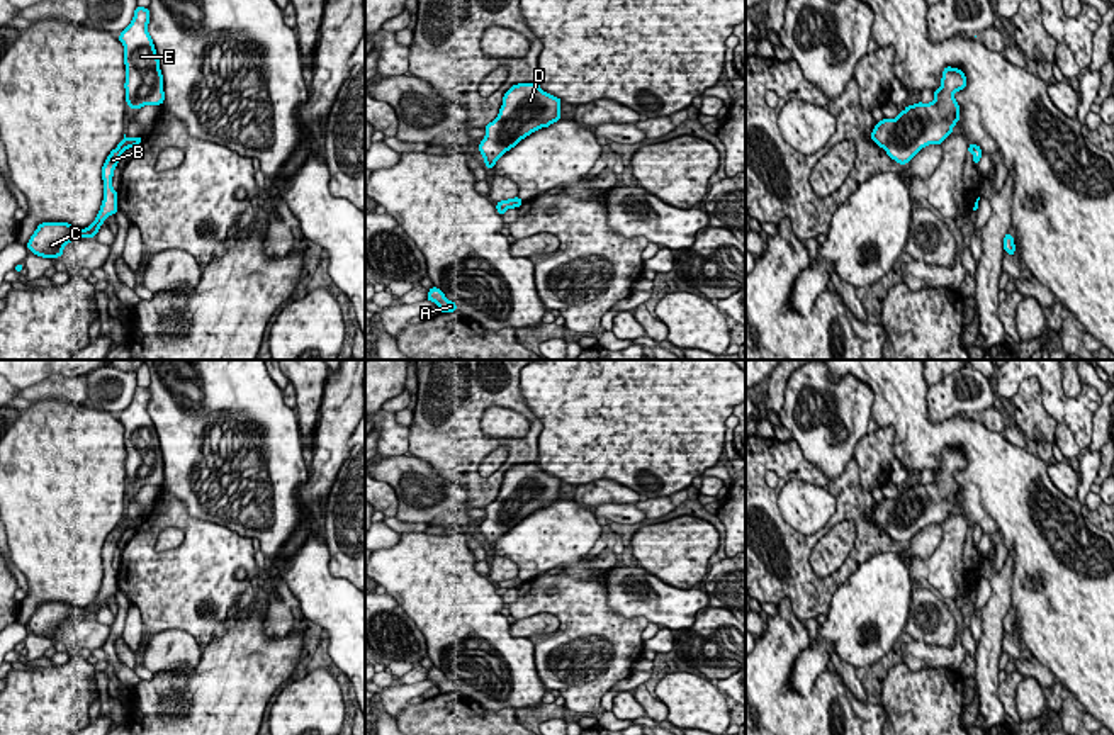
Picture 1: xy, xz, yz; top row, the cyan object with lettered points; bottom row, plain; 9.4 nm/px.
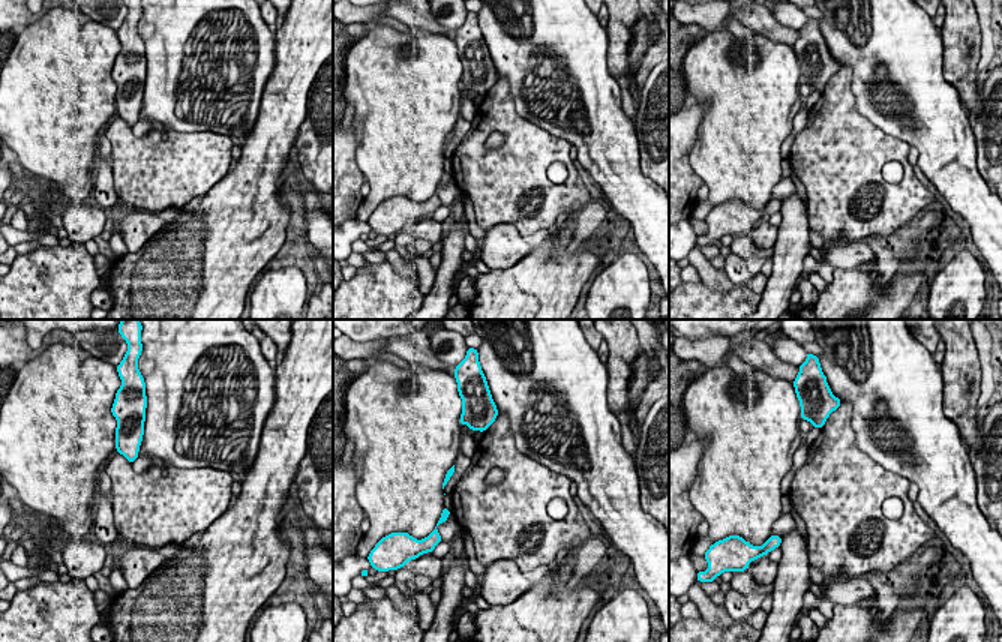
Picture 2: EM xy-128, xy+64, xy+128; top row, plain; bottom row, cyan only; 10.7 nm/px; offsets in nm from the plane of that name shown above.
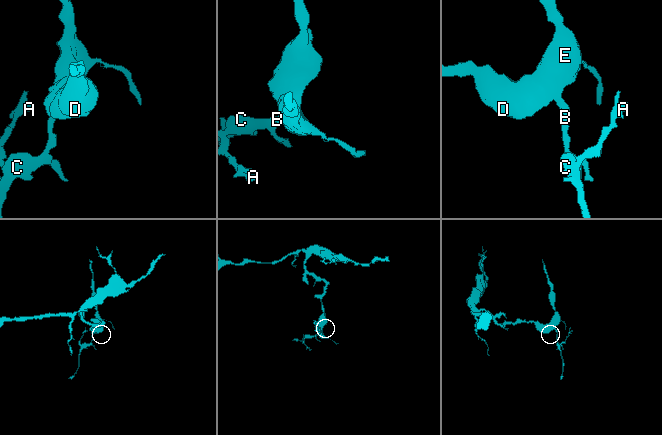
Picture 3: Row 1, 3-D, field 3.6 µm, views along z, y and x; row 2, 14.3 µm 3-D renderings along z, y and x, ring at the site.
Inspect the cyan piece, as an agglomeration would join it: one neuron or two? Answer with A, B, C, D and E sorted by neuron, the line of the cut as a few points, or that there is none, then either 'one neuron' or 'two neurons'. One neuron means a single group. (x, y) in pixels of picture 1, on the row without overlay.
groups A B C / D E; cut xy (124, 518), (123, 528); two neurons

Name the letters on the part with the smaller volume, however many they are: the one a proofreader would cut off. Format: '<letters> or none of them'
A, B, C

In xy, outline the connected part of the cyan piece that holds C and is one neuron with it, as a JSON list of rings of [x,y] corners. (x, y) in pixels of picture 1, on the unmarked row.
[[[122,519],[115,530],[110,531],[104,547],[104,581],[95,601],[87,609],[76,609],[68,603],[42,603],[37,606],[27,623],[27,630],[42,638],[59,638],[68,623],[82,618],[95,618],[104,601],[119,591],[117,570],[112,569],[112,557],[121,536],[124,533],[126,519]]]

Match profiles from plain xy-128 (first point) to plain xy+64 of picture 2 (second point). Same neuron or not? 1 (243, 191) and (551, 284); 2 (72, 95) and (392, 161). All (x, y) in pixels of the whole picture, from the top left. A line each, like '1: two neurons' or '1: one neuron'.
1: one neuron
2: one neuron

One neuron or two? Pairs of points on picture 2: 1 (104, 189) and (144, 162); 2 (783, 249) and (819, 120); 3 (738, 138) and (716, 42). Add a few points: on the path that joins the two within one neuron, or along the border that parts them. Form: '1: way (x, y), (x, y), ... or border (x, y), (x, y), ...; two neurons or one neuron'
1: border (111, 168), (117, 198); two neurons
2: border (806, 206), (807, 210); two neurons
3: way (738, 114), (738, 83), (722, 66); one neuron

